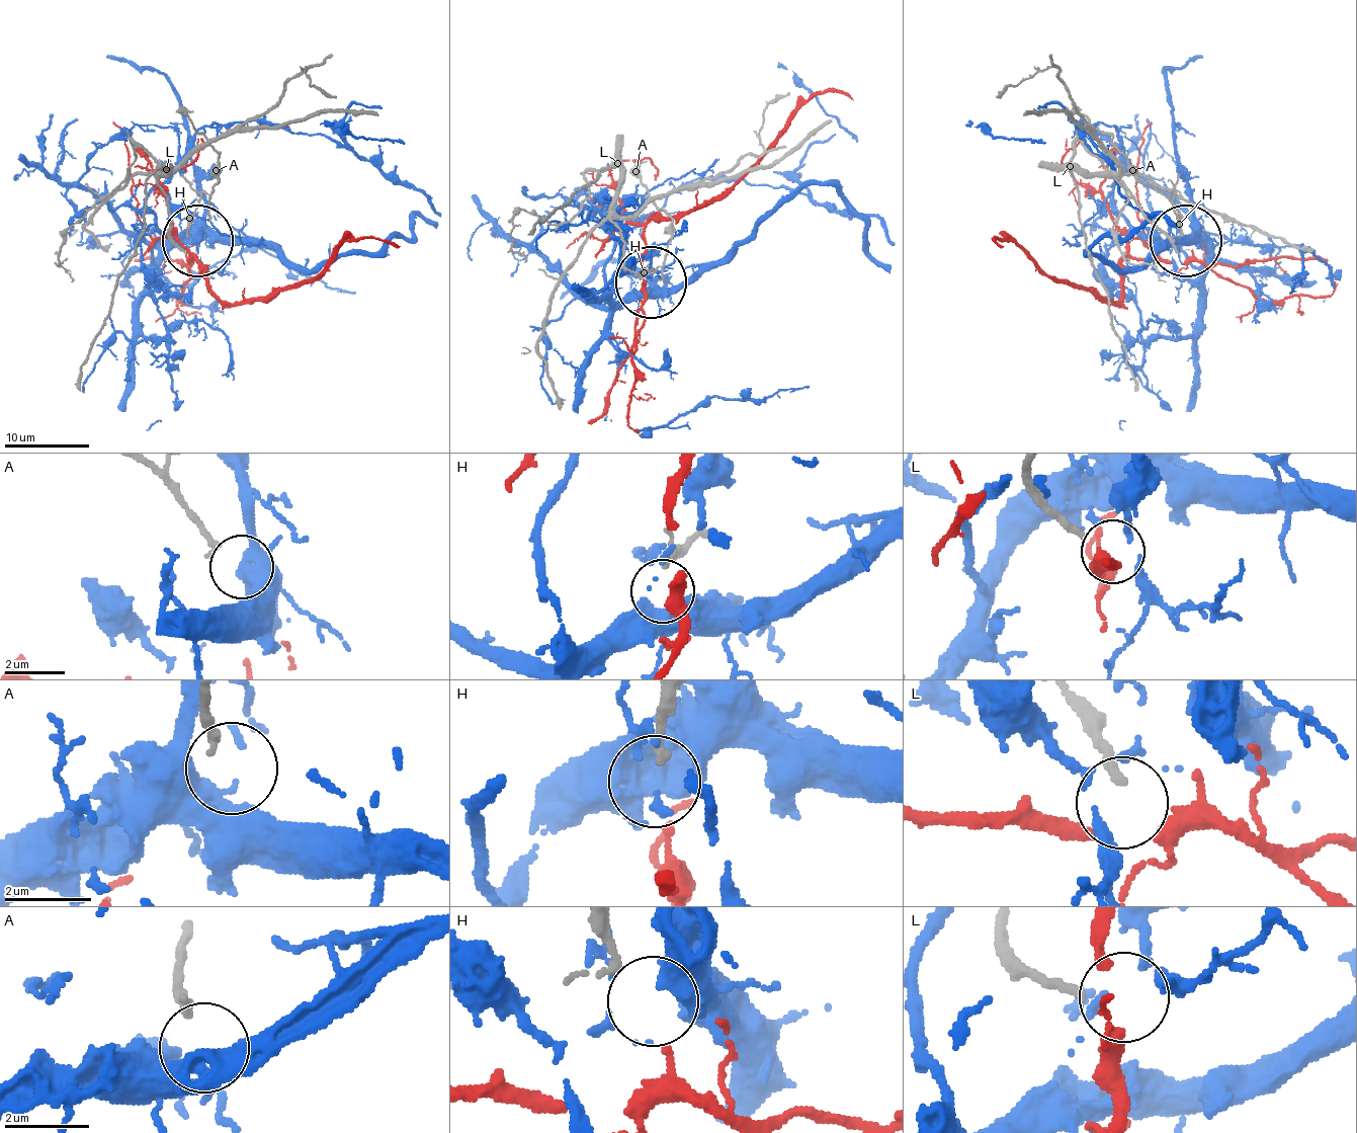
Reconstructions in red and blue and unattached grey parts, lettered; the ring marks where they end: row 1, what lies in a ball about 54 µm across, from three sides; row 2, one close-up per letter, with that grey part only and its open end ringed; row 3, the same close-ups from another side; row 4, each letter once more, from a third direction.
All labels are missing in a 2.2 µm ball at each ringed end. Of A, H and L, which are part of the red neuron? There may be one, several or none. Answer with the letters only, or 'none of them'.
H

